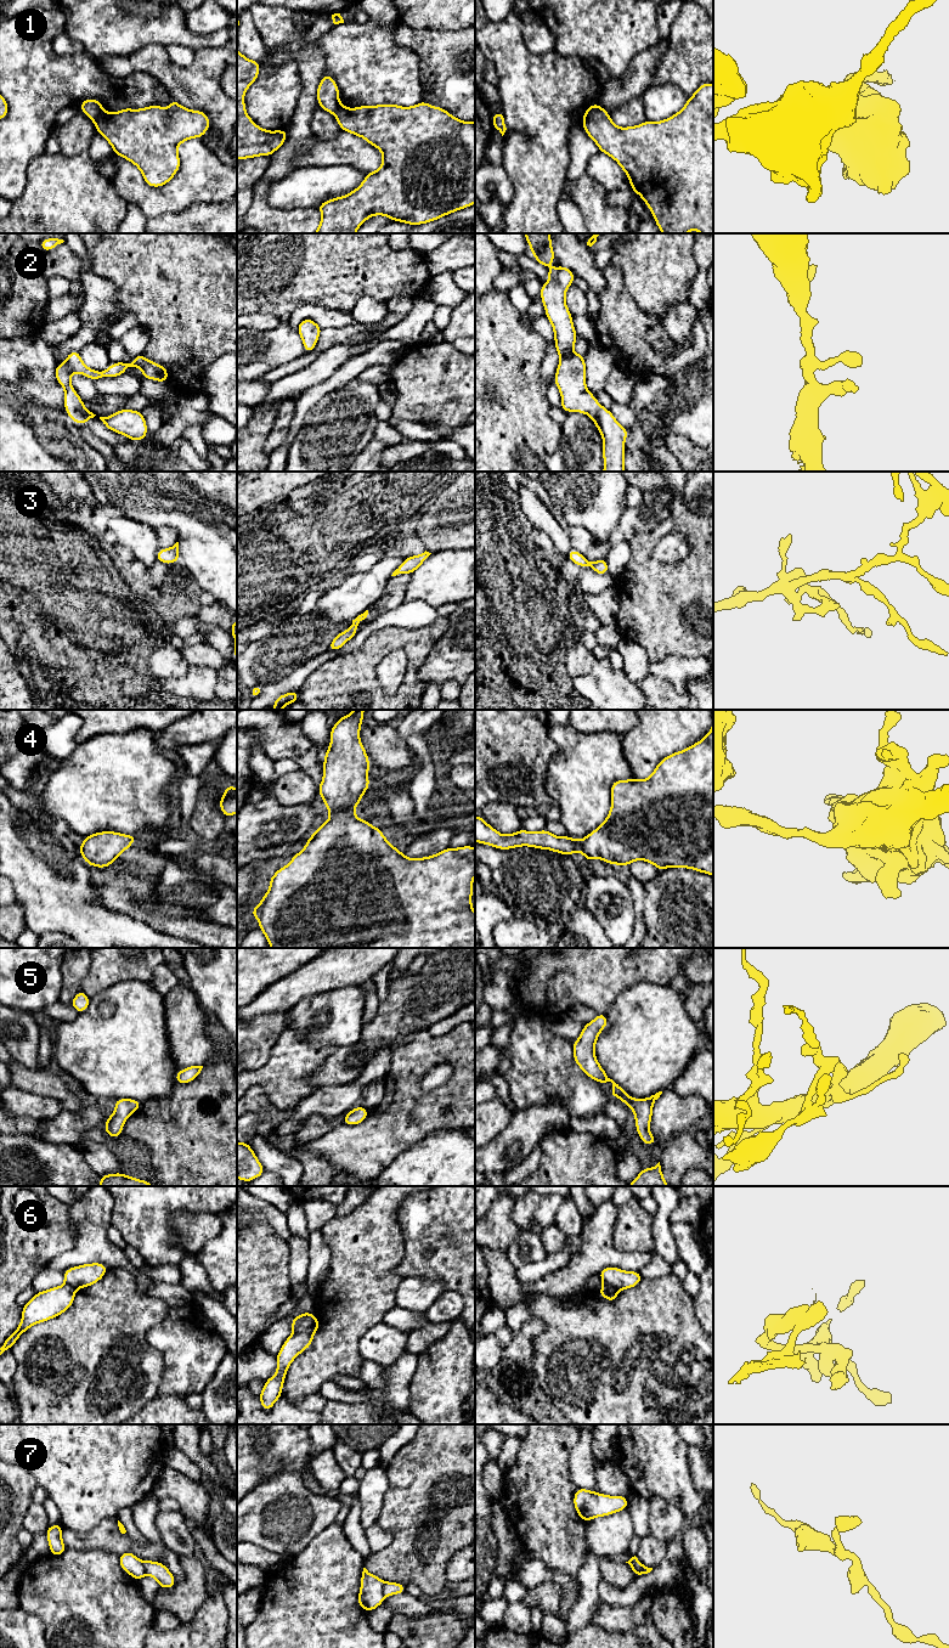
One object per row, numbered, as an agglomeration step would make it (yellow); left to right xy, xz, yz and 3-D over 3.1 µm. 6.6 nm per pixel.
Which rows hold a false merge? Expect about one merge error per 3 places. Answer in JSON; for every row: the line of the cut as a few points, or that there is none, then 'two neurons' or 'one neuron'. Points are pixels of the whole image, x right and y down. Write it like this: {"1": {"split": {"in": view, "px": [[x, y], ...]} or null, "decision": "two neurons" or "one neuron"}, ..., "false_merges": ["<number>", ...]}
{"1": {"split": {"in": "xy", "px": [[102, 108], [94, 122]]}, "decision": "two neurons"}, "2": {"split": null, "decision": "one neuron"}, "3": {"split": null, "decision": "one neuron"}, "4": {"split": null, "decision": "one neuron"}, "5": {"split": null, "decision": "one neuron"}, "6": {"split": {"in": "xz", "px": [[315, 1318], [306, 1328], [292, 1335]]}, "decision": "two neurons"}, "7": {"split": {"in": "xy", "px": [[142, 1562], [146, 1574]]}, "decision": "two neurons"}, "false_merges": ["1", "6", "7"]}

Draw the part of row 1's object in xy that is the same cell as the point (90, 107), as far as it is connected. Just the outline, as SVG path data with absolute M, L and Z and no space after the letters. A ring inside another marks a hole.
M86 98L80 103L83 113L89 117L94 123L97 120L102 112L102 103L98 100Z

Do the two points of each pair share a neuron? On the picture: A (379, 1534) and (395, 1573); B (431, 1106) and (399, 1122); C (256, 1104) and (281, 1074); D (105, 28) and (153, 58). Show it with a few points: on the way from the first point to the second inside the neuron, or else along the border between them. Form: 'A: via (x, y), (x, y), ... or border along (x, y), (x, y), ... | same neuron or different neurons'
A: border along (377, 1523), (391, 1535), (391, 1541), (372, 1553) | different neurons
B: via (423, 1108), (411, 1108), (407, 1113) | same neuron
C: border along (249, 1087), (259, 1085), (272, 1105) | different neurons
D: border along (165, 46), (148, 44), (128, 55), (111, 55) | different neurons

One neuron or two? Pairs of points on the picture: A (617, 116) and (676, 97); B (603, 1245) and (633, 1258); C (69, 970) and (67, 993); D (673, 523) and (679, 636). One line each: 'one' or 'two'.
A: two
B: one
C: one
D: one

